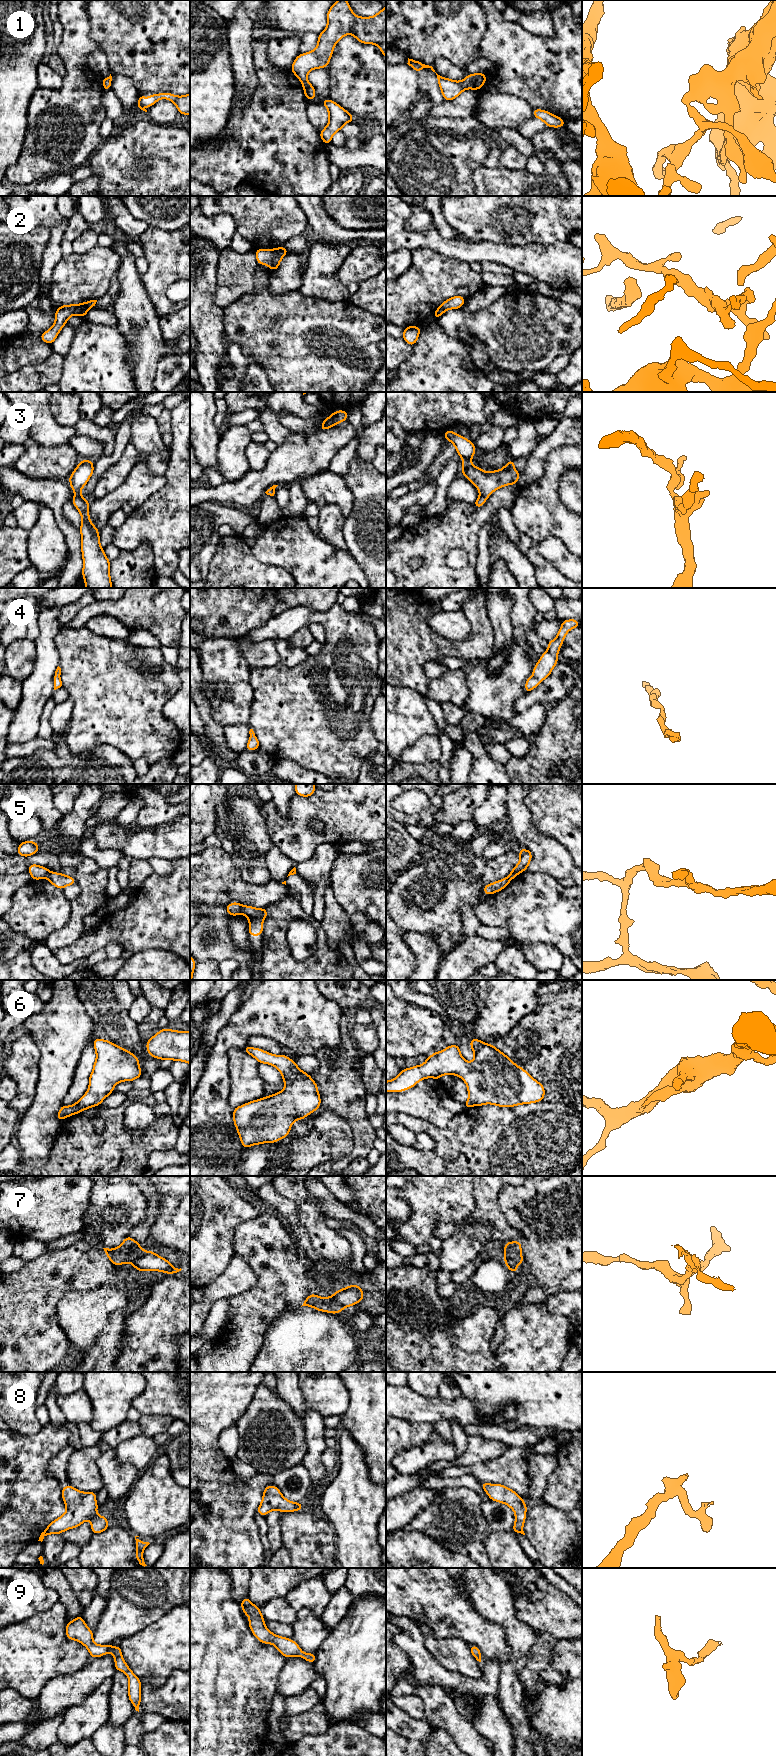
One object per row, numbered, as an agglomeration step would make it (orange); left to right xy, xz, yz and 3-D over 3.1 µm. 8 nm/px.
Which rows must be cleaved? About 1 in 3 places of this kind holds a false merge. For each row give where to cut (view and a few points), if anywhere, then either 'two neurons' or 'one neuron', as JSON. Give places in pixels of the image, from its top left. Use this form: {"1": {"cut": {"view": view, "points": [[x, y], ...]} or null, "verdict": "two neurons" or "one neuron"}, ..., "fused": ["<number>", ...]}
{"1": {"cut": null, "verdict": "one neuron"}, "2": {"cut": null, "verdict": "one neuron"}, "3": {"cut": null, "verdict": "one neuron"}, "4": {"cut": null, "verdict": "one neuron"}, "5": {"cut": {"view": "xz", "points": [[241, 905], [242, 913]]}, "verdict": "two neurons"}, "6": {"cut": null, "verdict": "one neuron"}, "7": {"cut": null, "verdict": "one neuron"}, "8": {"cut": null, "verdict": "one neuron"}, "9": {"cut": null, "verdict": "one neuron"}, "fused": ["5"]}

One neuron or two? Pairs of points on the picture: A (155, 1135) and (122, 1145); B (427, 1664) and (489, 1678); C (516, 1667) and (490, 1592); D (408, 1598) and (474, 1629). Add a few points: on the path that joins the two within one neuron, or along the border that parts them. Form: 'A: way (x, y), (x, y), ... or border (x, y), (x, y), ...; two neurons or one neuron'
A: way (147, 1140), (137, 1145), (130, 1145); one neuron
B: way (442, 1677), (455, 1685), (474, 1685); one neuron
C: way (517, 1648), (517, 1632), (501, 1611); one neuron
D: way (424, 1598), (438, 1598), (458, 1617); one neuron

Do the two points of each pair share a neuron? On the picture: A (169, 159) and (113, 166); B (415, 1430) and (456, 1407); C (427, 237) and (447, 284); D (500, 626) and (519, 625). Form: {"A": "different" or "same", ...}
{"A": "same", "B": "different", "C": "different", "D": "different"}

